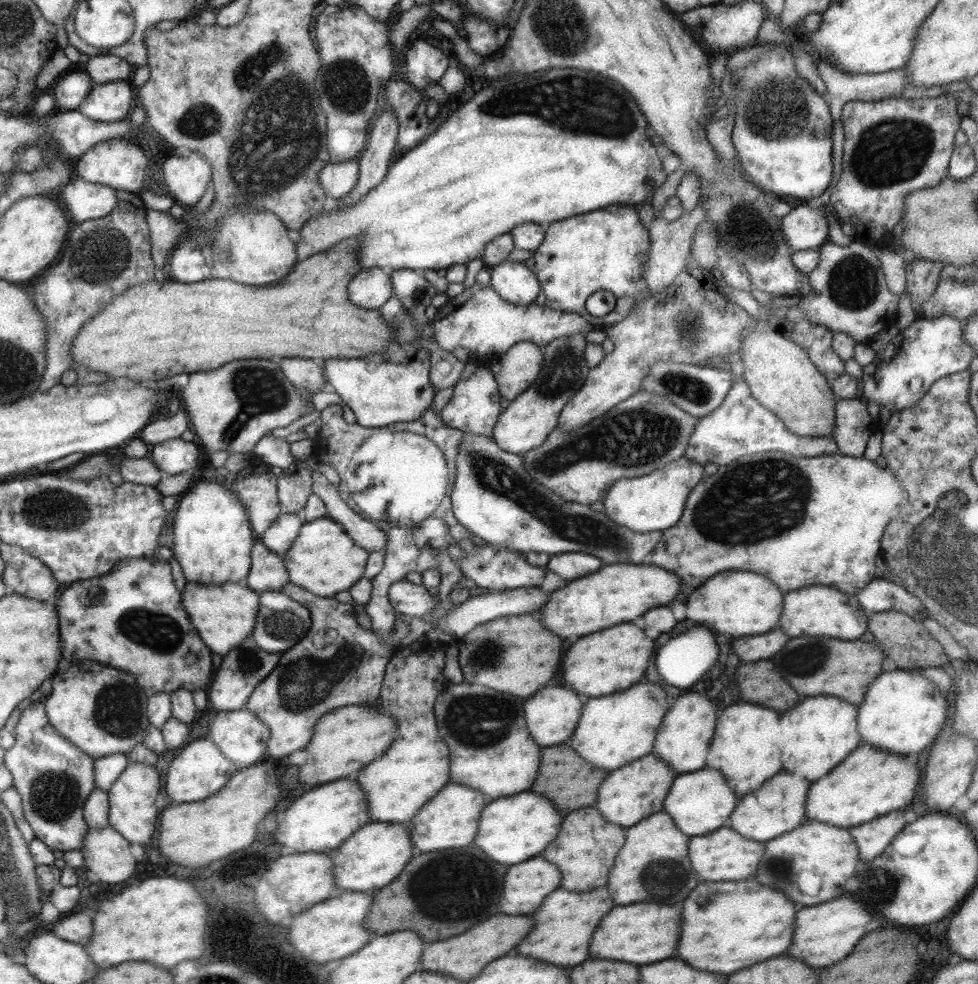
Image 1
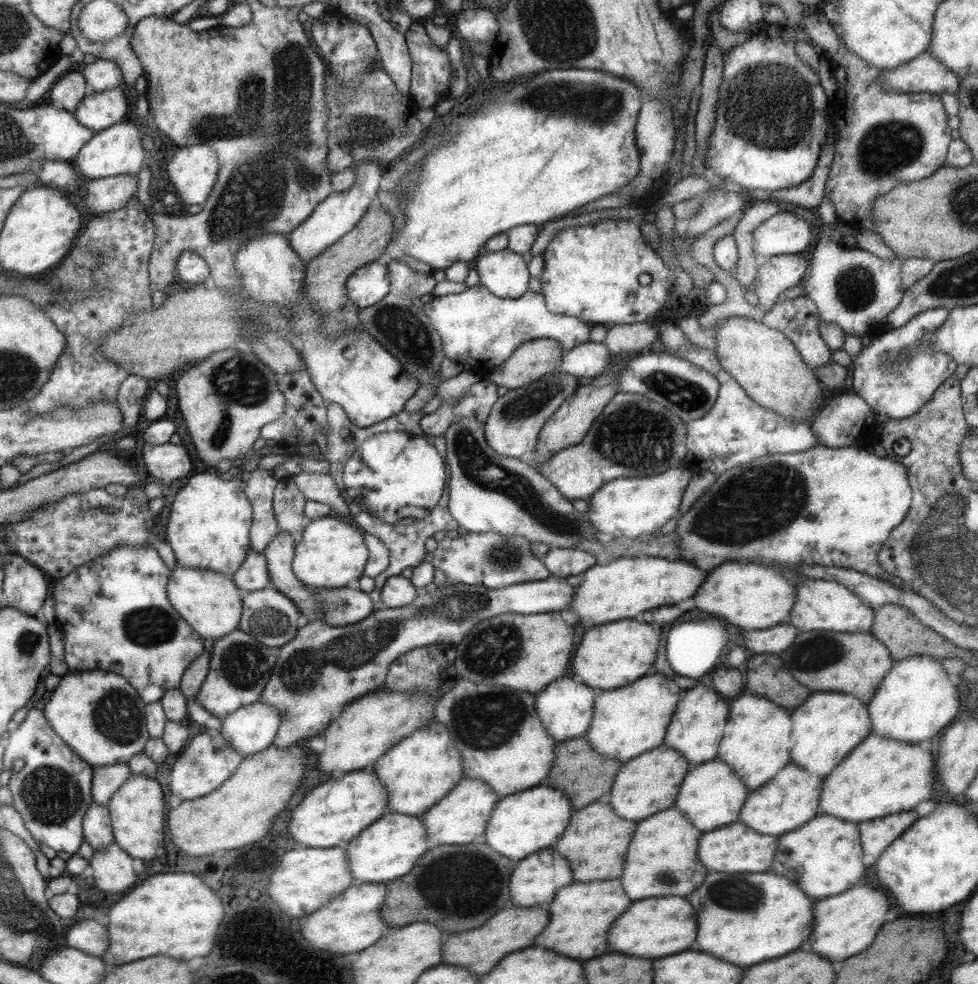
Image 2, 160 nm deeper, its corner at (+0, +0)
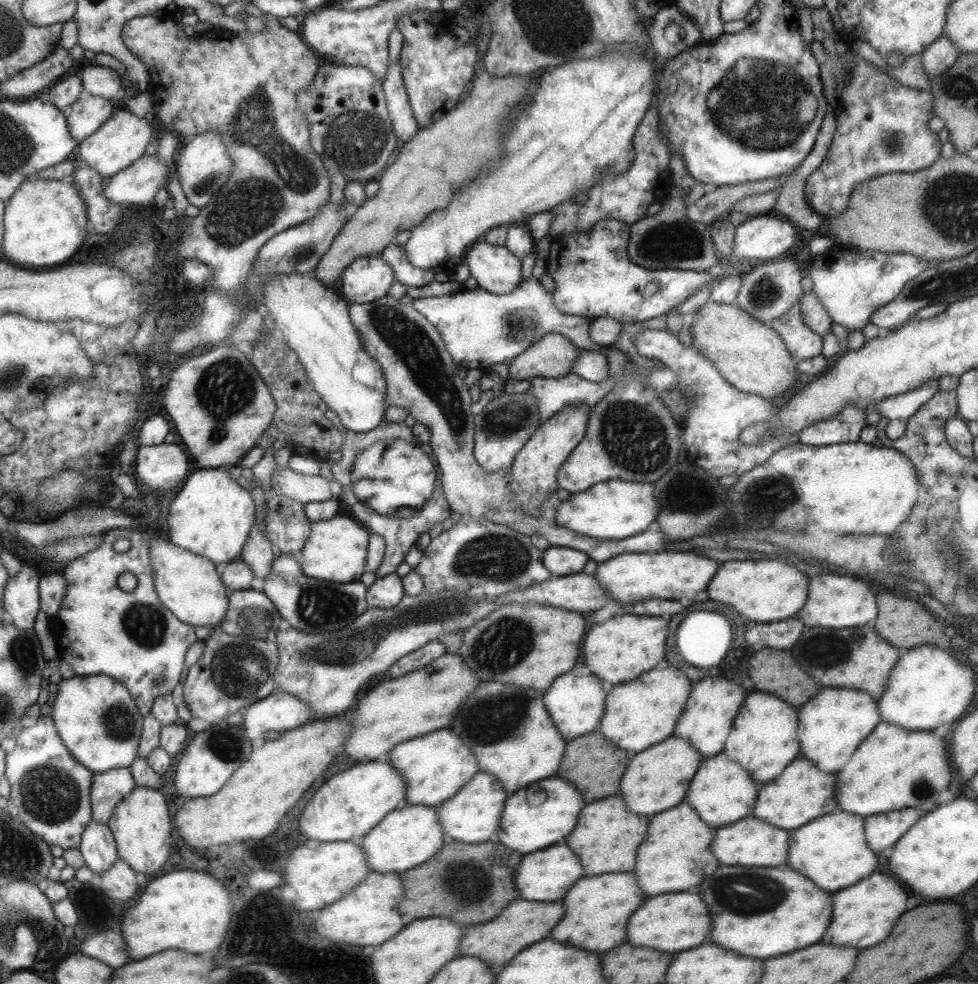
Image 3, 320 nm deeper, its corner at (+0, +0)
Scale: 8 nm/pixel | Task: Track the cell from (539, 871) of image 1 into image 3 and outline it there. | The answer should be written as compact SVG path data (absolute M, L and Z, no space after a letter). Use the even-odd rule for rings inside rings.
M565 842L549 845L542 850L535 850L533 854L525 854L519 870L517 870L517 890L519 896L525 900L539 900L539 902L551 902L563 898L563 894L583 876L581 861L571 851Z

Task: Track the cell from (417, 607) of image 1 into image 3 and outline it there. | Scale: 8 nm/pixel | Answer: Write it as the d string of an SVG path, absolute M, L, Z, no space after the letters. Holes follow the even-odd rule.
M387 574L377 578L372 586L366 588L365 603L367 607L391 608L405 596L401 578L397 574Z

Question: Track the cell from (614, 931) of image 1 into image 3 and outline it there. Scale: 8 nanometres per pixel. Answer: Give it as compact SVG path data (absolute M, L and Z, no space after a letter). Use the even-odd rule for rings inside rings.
M679 892L679 894L659 894L647 898L627 922L627 942L633 946L655 948L663 952L679 952L699 946L709 940L711 918L707 914L707 906L699 898L699 894Z

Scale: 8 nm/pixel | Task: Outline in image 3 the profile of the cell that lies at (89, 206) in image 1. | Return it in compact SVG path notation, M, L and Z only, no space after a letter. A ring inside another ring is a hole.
M156 154L139 156L133 164L104 181L104 195L115 204L149 204L159 188L170 188L166 183L174 175L163 166Z

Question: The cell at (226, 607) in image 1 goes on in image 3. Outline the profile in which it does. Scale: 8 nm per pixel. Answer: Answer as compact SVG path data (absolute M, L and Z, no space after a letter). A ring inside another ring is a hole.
M151 535L147 541L153 585L161 605L183 624L215 629L215 624L224 615L227 598L232 593L230 589L223 587L218 567L207 558L165 542L160 537Z

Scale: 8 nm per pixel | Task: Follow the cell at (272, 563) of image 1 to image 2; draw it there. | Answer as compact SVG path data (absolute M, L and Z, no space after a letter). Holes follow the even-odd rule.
M254 551L248 553L239 570L229 578L243 593L271 586L265 557Z

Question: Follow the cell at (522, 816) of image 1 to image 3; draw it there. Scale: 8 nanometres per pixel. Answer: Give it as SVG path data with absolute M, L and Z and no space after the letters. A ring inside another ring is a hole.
M557 776L544 778L530 787L523 787L510 793L503 805L501 822L499 822L499 842L505 844L511 850L517 850L521 854L542 850L549 845L565 842L566 836L575 828L575 822L579 812L585 804L580 790L575 788L572 782Z

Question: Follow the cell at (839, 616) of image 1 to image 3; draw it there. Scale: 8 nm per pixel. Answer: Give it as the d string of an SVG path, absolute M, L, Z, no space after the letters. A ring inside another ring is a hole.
M839 571L833 574L815 574L809 578L809 596L805 606L799 610L797 618L805 626L825 626L825 628L851 628L873 623L878 613L876 596L869 586L854 576Z

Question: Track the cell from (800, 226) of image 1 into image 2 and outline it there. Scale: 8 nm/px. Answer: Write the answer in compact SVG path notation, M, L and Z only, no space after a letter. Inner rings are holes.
M781 210L753 228L754 254L786 255L805 250L811 240L811 225L795 215Z

